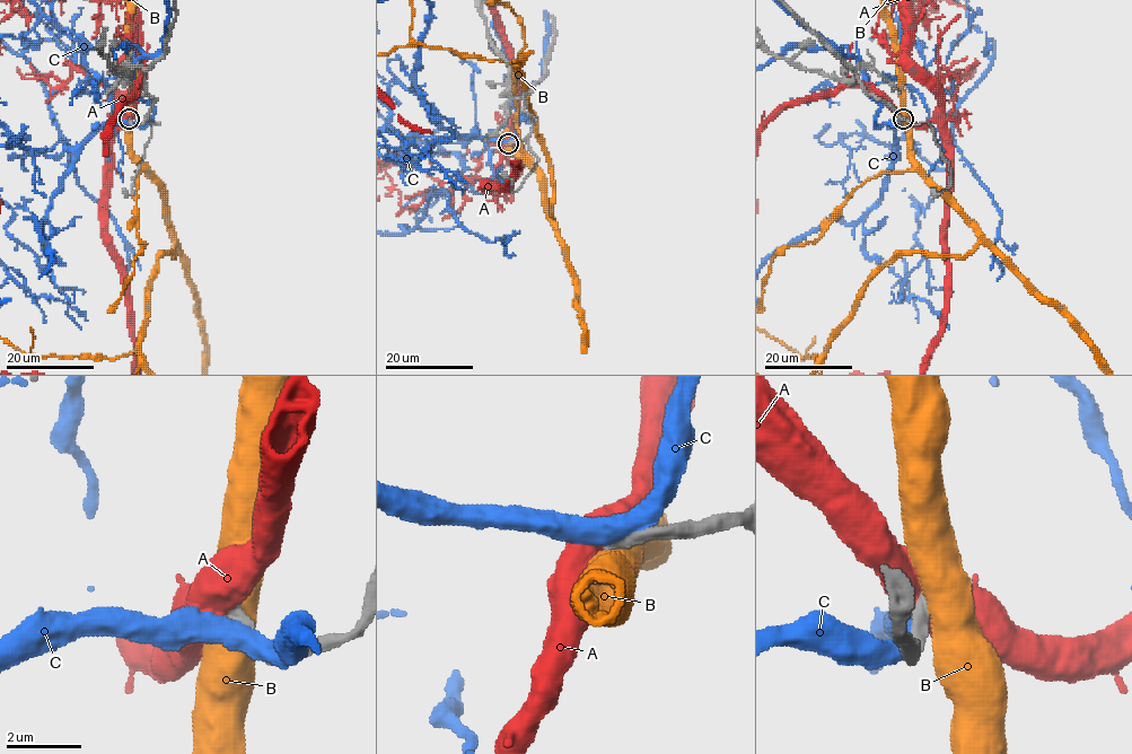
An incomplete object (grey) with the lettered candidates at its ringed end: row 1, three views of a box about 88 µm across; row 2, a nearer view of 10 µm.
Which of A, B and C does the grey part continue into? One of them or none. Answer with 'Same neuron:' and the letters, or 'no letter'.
Same neuron: no letter

